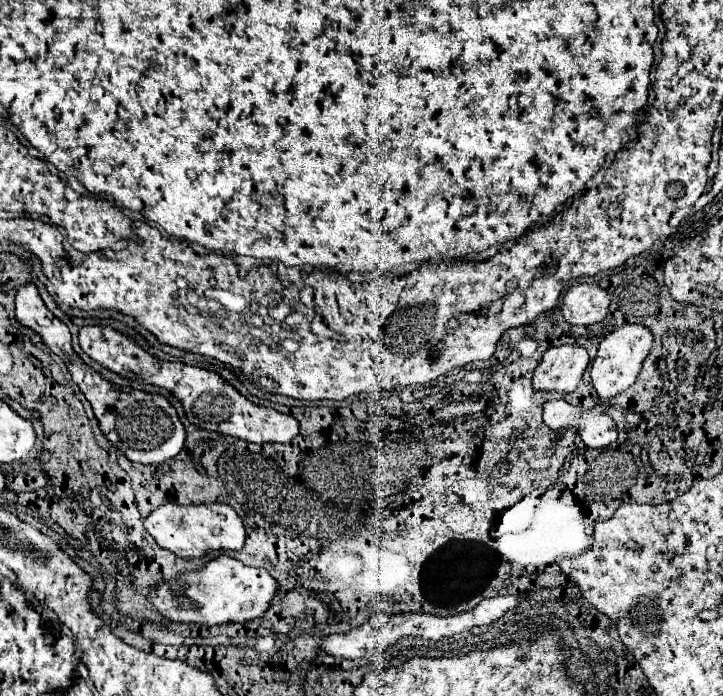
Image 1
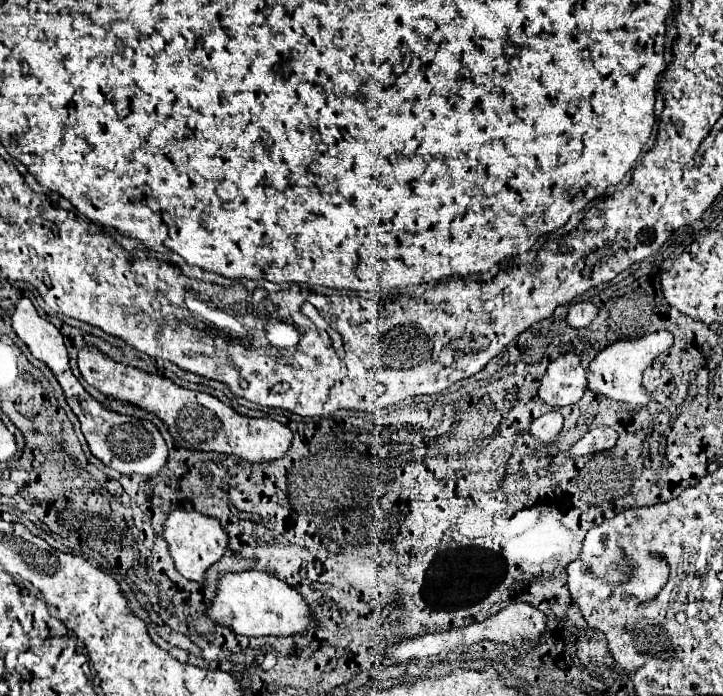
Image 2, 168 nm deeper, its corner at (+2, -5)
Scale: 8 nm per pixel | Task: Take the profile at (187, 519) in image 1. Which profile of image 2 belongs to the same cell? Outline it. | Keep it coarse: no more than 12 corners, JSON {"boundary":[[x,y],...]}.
{"boundary":[[172,511],[164,539],[176,571],[204,585],[228,547],[214,517]]}

